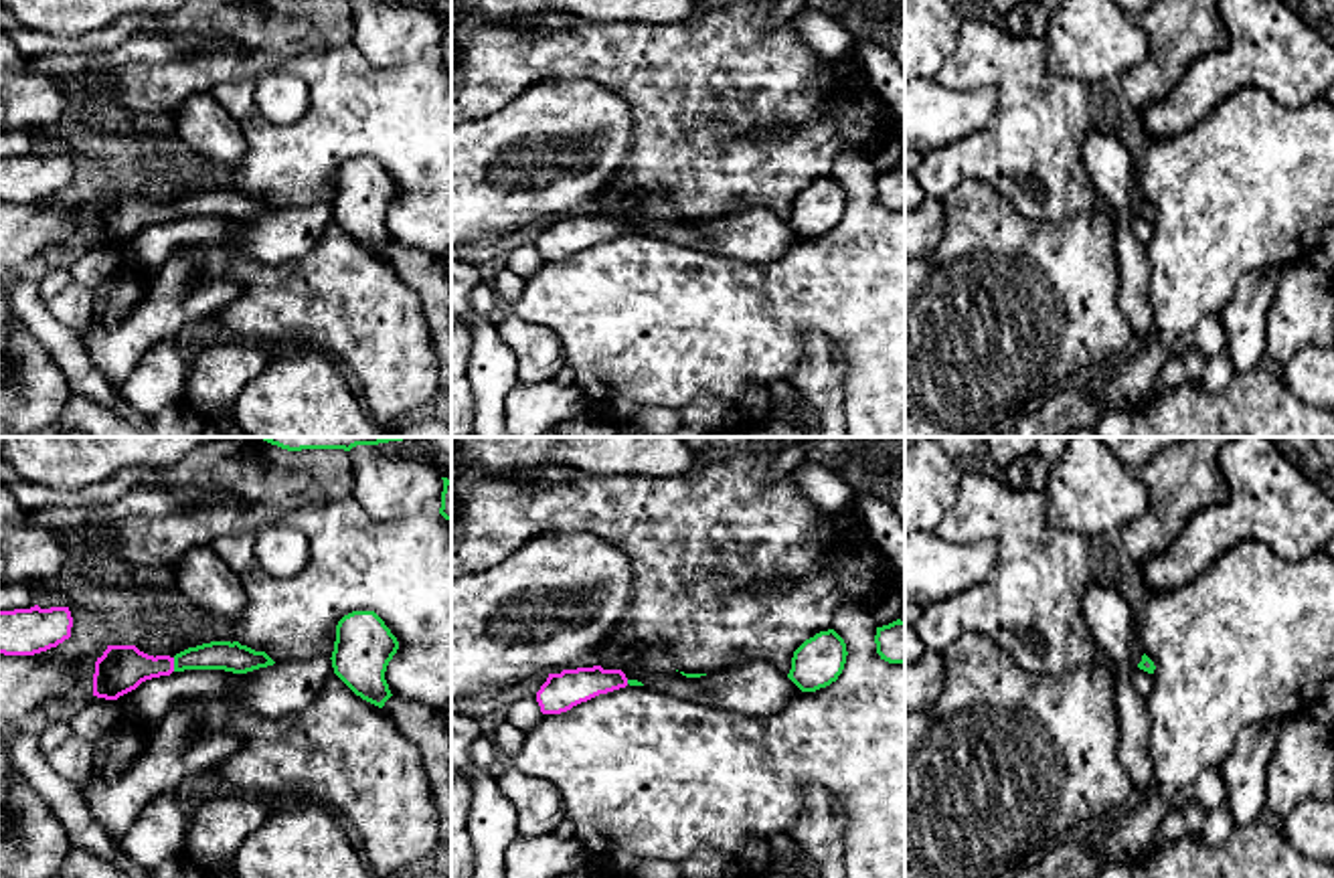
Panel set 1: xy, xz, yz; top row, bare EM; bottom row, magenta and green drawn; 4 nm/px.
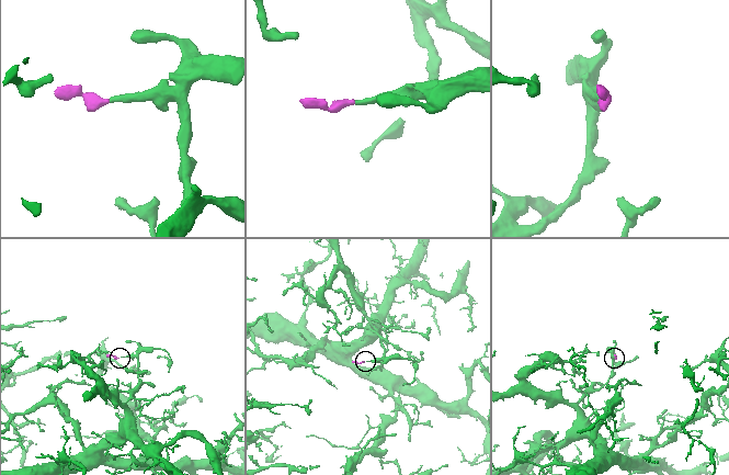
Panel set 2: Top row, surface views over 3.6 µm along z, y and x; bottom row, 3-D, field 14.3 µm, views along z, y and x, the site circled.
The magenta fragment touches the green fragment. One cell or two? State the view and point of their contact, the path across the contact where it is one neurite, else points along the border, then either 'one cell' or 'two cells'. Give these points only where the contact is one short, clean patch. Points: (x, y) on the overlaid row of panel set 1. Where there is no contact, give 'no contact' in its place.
contact xy (173, 664); way xy (122, 668), (173, 664), (191, 658), (227, 656); one cell

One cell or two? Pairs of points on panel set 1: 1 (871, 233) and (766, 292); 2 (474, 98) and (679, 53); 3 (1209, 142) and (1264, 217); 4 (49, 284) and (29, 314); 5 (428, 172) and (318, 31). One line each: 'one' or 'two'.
1: one
2: one
3: one
4: two
5: two

